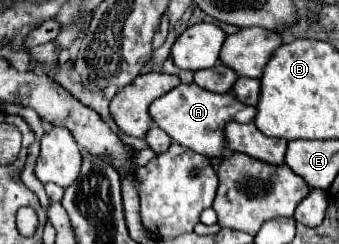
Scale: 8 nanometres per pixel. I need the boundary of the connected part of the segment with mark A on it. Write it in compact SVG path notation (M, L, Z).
M179 84L161 98L157 98L149 106L151 118L161 126L173 140L183 144L189 150L195 150L197 154L209 156L209 158L221 158L223 150L227 150L227 138L225 138L225 124L235 122L253 122L255 118L255 106L245 106L243 102L237 102L233 98L233 92L217 94L199 88L197 84Z

